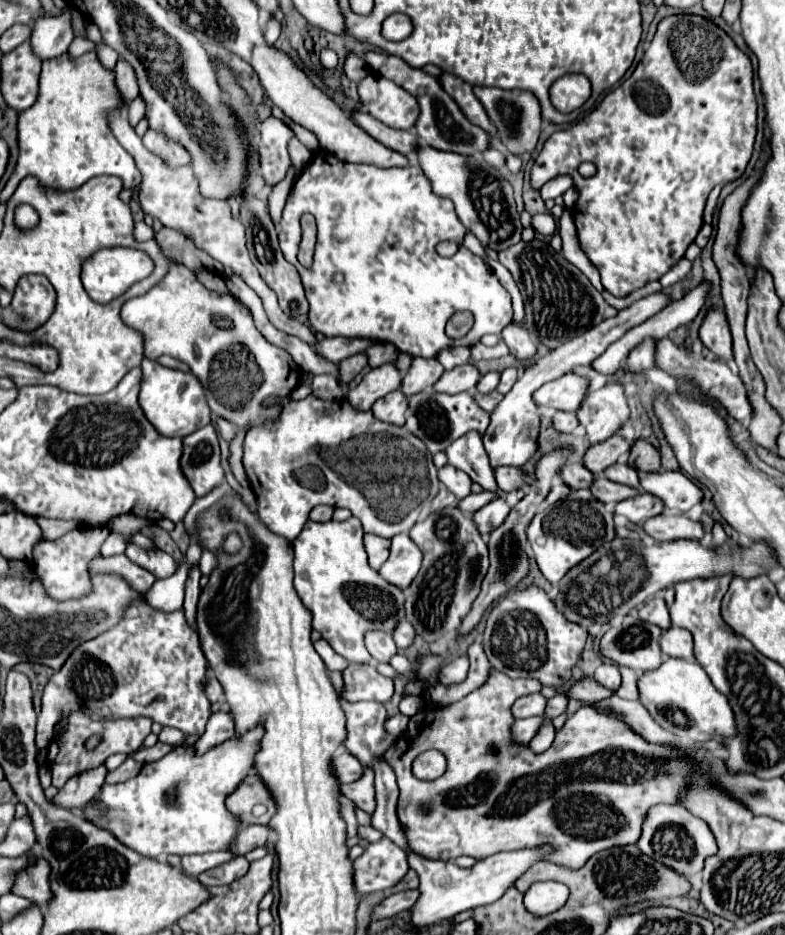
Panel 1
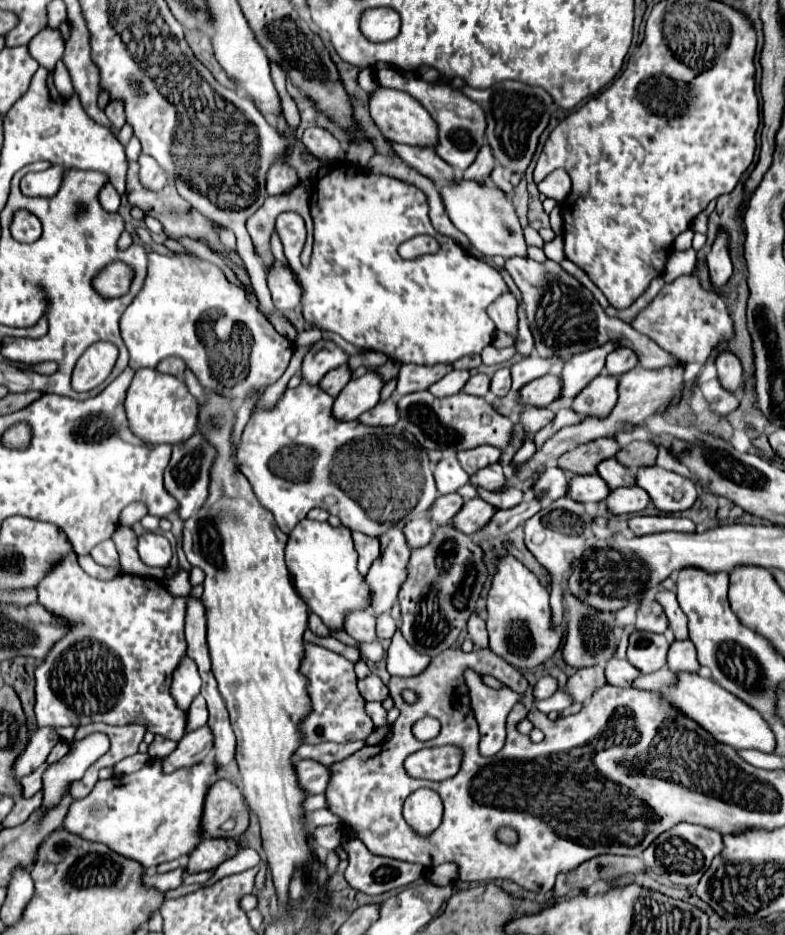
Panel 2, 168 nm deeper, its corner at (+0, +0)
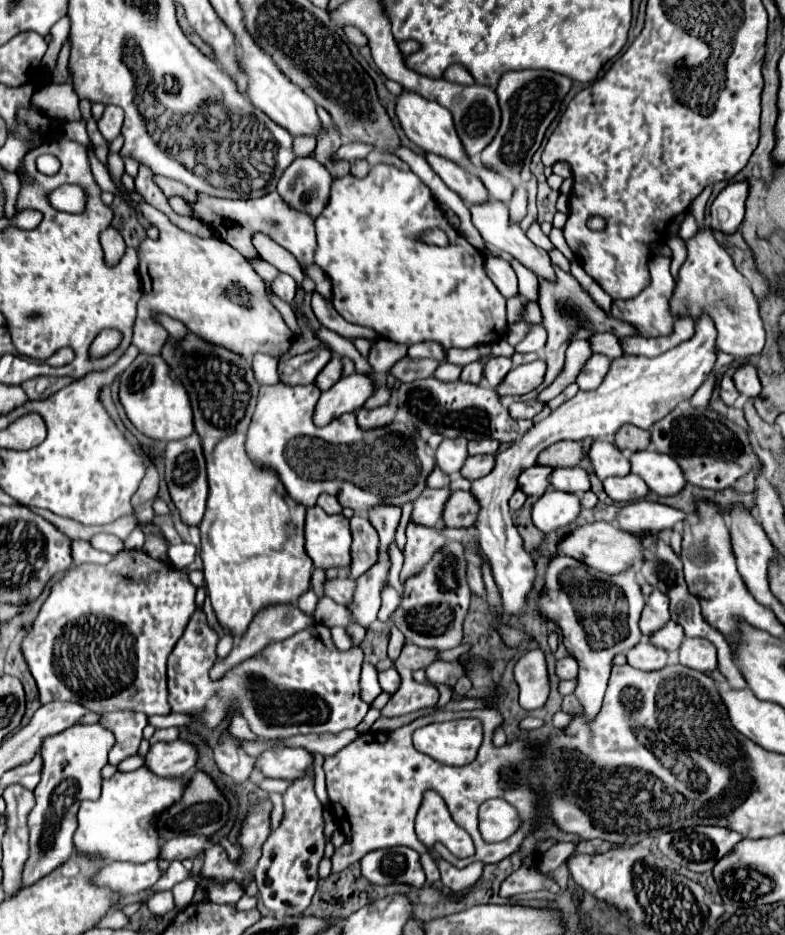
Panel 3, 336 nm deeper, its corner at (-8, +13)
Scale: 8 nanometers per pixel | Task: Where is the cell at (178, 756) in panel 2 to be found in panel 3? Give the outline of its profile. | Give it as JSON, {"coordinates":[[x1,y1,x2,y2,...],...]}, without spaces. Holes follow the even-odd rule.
{"coordinates":[[186,740,156,742,146,754,146,766,158,776,184,776,194,770,198,762,198,750]]}

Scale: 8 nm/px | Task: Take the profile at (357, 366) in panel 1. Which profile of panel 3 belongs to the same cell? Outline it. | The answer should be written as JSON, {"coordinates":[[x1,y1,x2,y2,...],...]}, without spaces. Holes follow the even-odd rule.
{"coordinates":[[334,354,332,356,332,360,330,360,330,364,326,364,326,368,316,376,316,386,320,388,320,390,328,390,328,388,332,388,338,380,342,378,342,358,338,356,338,354]]}

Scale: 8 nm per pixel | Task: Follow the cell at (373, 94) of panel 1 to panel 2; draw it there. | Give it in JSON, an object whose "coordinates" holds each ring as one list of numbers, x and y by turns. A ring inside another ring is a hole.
{"coordinates":[[378,87,376,93,370,97,370,115,372,115,374,123,378,125,378,129,384,133,384,137,388,137,394,143,404,143,404,145,414,145,414,147,430,147,430,149,434,149,438,145,436,121,408,93]]}

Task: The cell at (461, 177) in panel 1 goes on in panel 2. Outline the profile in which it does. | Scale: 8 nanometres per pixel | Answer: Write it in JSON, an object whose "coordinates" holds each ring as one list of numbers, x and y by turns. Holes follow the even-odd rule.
{"coordinates":[[458,181,458,185,440,187,440,195,444,199,450,221,468,237,476,251,488,257,502,255,504,259,526,257,526,243,514,205,510,197,506,197,500,189,490,185,478,185,474,181]]}

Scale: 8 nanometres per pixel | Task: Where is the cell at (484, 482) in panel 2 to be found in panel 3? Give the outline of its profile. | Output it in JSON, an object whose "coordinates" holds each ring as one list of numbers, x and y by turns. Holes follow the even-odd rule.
{"coordinates":[[494,454,470,456,462,468,462,476,466,476,468,480,476,480,490,474,490,468,494,468]]}

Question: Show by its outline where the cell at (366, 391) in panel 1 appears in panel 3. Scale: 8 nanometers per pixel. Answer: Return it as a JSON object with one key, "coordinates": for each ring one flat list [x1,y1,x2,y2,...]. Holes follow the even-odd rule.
{"coordinates":[[354,372,350,376,340,378,330,390,322,392,316,404,314,424,324,426,346,412,356,412,374,394,374,390,376,384,370,374]]}

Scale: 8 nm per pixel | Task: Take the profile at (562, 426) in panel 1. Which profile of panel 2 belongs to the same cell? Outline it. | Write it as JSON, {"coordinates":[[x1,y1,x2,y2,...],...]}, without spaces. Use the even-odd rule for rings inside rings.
{"coordinates":[[530,407,518,417,518,425,524,429,526,435,536,435,544,425,554,419,554,411,550,407]]}

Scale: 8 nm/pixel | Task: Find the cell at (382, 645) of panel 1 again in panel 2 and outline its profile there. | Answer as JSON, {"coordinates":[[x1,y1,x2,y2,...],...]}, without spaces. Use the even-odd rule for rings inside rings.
{"coordinates":[[348,611,344,615,344,631,354,637,356,641,376,641,376,633,374,633,374,617,368,611]]}

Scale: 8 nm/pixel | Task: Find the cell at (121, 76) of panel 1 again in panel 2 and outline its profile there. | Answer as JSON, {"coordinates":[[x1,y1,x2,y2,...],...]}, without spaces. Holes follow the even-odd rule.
{"coordinates":[[118,101,108,103,108,107,104,109,104,113,110,119,110,123,112,123,114,129,122,129,122,125,124,125,124,109,122,109,122,103,118,103]]}

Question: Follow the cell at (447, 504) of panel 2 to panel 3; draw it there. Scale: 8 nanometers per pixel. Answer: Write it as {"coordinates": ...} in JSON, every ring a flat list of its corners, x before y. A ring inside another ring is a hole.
{"coordinates":[[426,488,416,500,412,520,424,526,434,526,442,520,442,508,450,498,450,488]]}

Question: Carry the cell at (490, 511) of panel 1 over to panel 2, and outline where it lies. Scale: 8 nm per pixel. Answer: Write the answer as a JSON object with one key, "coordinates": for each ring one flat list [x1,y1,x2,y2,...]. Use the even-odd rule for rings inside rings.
{"coordinates":[[474,497,474,499,466,501,462,505,462,509,456,513,456,517,452,519,452,527,464,535,472,535,478,529,482,529,492,519,494,513,496,513,496,509,490,503,486,503,480,497]]}

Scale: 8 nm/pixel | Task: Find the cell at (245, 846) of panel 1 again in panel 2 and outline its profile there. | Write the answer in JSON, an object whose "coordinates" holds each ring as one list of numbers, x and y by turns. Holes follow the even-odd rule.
{"coordinates":[[202,839,188,855,188,861,184,865,186,873,200,873,200,871,212,871,222,861,234,857,238,853,238,843,234,839]]}

